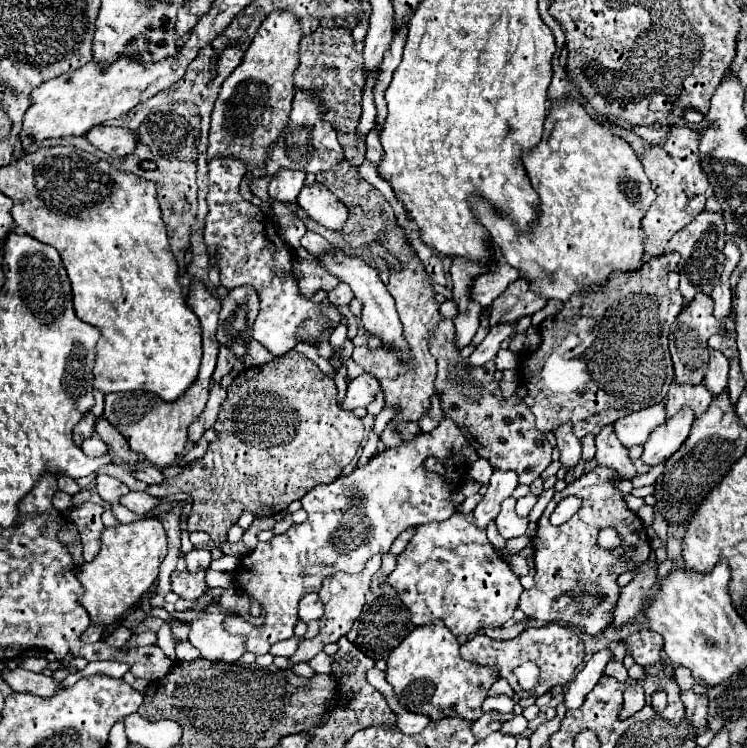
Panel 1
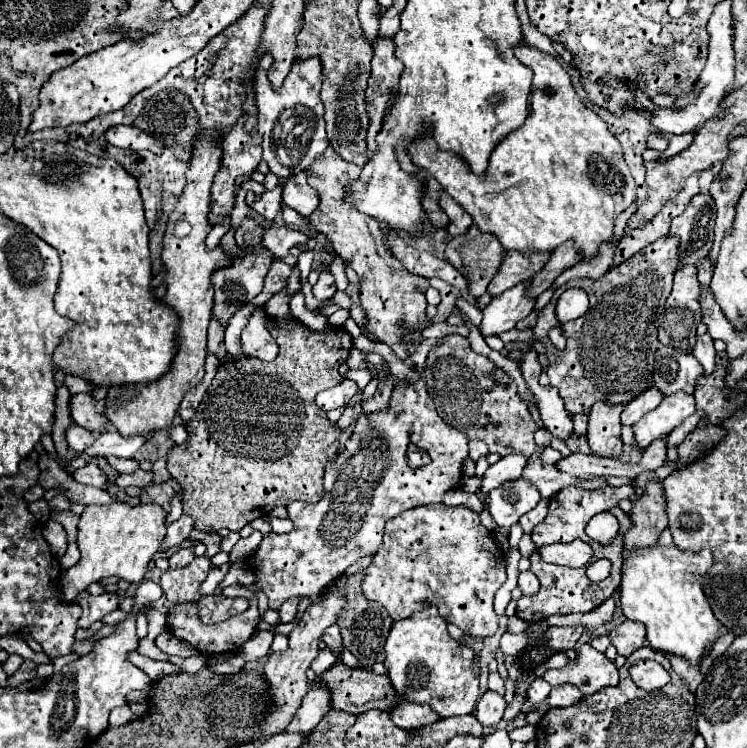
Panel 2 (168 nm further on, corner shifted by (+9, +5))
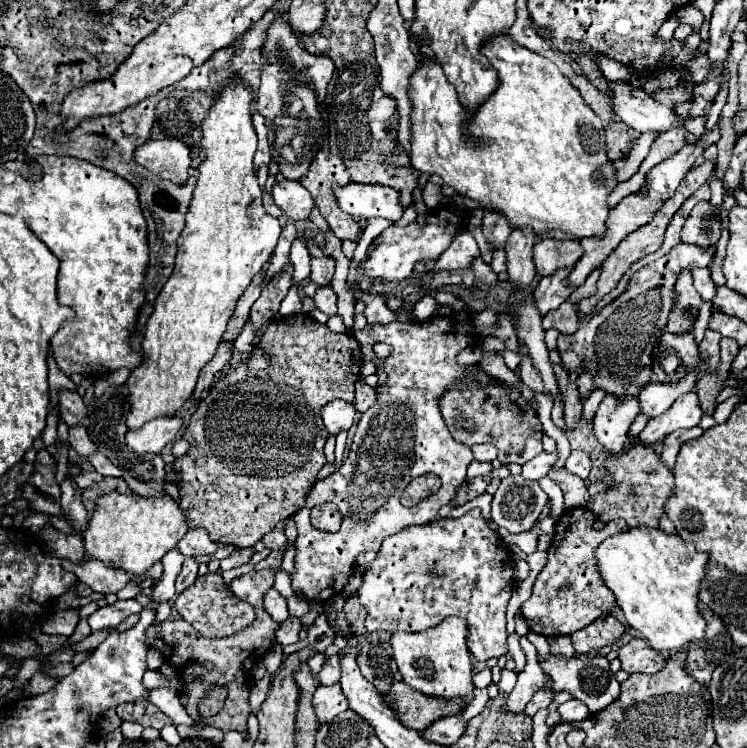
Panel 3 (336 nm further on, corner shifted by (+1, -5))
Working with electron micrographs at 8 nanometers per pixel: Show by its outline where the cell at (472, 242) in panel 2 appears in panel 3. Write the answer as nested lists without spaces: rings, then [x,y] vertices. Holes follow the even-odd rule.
[[[484,209],[482,231],[484,231],[486,239],[490,241],[490,245],[494,245],[494,249],[500,249],[500,247],[504,247],[512,227],[510,227],[510,223],[506,223],[506,219],[502,219],[502,215],[498,215],[498,211]]]

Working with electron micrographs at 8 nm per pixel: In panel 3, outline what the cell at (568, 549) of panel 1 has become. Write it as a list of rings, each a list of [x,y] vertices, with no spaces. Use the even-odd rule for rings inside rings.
[[[582,507],[570,509],[566,515],[562,515],[558,519],[556,535],[548,549],[548,563],[540,571],[540,575],[534,583],[532,597],[522,605],[522,615],[532,631],[546,635],[546,637],[572,635],[574,631],[590,625],[600,615],[608,615],[612,611],[612,607],[616,605],[614,595],[604,585],[602,577],[598,577],[600,573],[596,569],[594,551],[606,537],[622,533],[628,527],[626,527],[626,521],[616,519],[616,521],[606,523],[606,527],[602,531],[594,531],[592,529],[594,521],[596,521],[596,517]],[[564,585],[568,587],[566,591],[556,591]]]

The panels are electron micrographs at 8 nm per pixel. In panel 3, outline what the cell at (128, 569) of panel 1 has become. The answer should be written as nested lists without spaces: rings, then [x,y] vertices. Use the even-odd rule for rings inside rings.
[[[106,493],[98,497],[92,519],[84,531],[86,559],[98,559],[138,577],[144,575],[146,569],[150,569],[156,561],[160,561],[160,557],[186,535],[186,531],[186,515],[168,495],[146,499],[134,493]]]

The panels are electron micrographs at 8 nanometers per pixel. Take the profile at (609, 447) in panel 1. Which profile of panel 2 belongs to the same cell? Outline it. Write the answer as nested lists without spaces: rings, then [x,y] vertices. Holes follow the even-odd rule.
[[[596,403],[588,419],[588,445],[594,455],[618,459],[622,455],[620,413],[622,405]]]

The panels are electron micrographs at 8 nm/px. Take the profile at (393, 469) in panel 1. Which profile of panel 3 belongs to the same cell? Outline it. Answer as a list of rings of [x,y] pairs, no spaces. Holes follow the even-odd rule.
[[[436,315],[424,323],[368,323],[364,329],[352,333],[360,345],[386,343],[392,347],[392,353],[382,365],[386,381],[376,385],[378,399],[366,413],[362,413],[348,459],[342,463],[340,471],[316,483],[306,499],[306,507],[294,515],[298,525],[296,573],[292,575],[294,593],[310,601],[328,601],[346,585],[358,553],[378,551],[386,537],[404,527],[430,523],[436,519],[438,509],[454,499],[456,489],[466,479],[466,467],[474,457],[470,447],[456,443],[446,429],[438,407],[440,397],[456,383],[462,383],[462,387],[486,387],[488,383],[498,383],[492,375],[468,373],[470,369],[466,365],[456,363],[456,355],[476,341],[472,329],[470,321],[456,315]],[[428,473],[440,477],[440,491],[416,507],[402,507],[400,495],[406,485],[414,477]],[[326,501],[336,503],[344,517],[338,533],[324,533],[310,525],[310,509]]]

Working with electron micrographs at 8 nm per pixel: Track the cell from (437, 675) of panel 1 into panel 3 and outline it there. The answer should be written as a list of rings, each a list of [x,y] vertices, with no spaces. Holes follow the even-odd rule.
[[[446,617],[440,625],[422,633],[394,633],[390,639],[398,669],[412,689],[432,697],[470,697],[472,685],[472,657],[466,647],[466,621],[460,617]]]

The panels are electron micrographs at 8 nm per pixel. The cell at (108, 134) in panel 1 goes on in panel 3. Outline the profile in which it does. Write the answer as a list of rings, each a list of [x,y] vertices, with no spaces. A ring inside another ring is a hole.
[[[178,139],[148,141],[136,149],[136,161],[158,177],[178,185],[186,183],[190,177],[188,171],[192,167],[192,155],[188,145]]]

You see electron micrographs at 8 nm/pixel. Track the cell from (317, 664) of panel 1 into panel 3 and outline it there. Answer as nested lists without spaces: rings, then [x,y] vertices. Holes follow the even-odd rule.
[[[328,657],[320,669],[320,683],[322,685],[334,685],[340,679],[340,657]]]

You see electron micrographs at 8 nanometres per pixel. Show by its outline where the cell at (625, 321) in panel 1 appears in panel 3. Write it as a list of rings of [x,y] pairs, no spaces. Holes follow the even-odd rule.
[[[688,243],[676,245],[668,255],[640,269],[628,283],[626,293],[604,307],[598,315],[588,315],[574,335],[560,335],[558,351],[562,351],[560,357],[564,365],[570,371],[580,371],[578,389],[582,399],[596,387],[614,395],[638,395],[640,389],[650,383],[652,347],[658,343],[662,329],[668,323],[668,313],[674,305],[676,277],[682,269],[710,267],[714,253],[716,247],[702,249]]]

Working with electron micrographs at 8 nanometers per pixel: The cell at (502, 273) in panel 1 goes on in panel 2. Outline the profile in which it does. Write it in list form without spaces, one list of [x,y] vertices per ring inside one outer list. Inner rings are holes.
[[[506,253],[494,279],[488,285],[488,293],[496,297],[496,295],[502,295],[506,289],[530,279],[538,269],[544,267],[548,257],[550,257],[548,253],[532,253],[532,255]]]

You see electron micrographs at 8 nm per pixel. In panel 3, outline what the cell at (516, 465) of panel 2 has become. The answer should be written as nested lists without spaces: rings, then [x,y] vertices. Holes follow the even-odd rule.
[[[544,451],[542,455],[530,459],[526,465],[522,465],[522,477],[524,479],[540,479],[552,469],[552,465],[556,461],[558,461],[558,451],[554,451],[554,453]]]

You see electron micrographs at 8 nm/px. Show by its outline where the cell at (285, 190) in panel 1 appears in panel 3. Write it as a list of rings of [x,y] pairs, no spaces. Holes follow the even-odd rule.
[[[230,83],[230,87],[226,87],[218,99],[214,99],[208,115],[202,121],[202,149],[206,153],[206,161],[202,161],[198,167],[198,183],[190,211],[186,215],[186,227],[178,237],[176,265],[170,279],[158,293],[154,311],[146,323],[142,363],[130,373],[126,381],[132,403],[132,411],[126,421],[130,429],[138,429],[150,419],[174,415],[180,411],[184,401],[194,393],[200,369],[214,357],[214,351],[222,341],[226,323],[232,317],[238,299],[250,285],[252,277],[270,259],[278,243],[282,225],[276,217],[266,213],[262,205],[262,191],[254,173],[253,159],[258,139],[250,113],[252,99],[254,97],[250,95],[250,87],[244,83]]]

